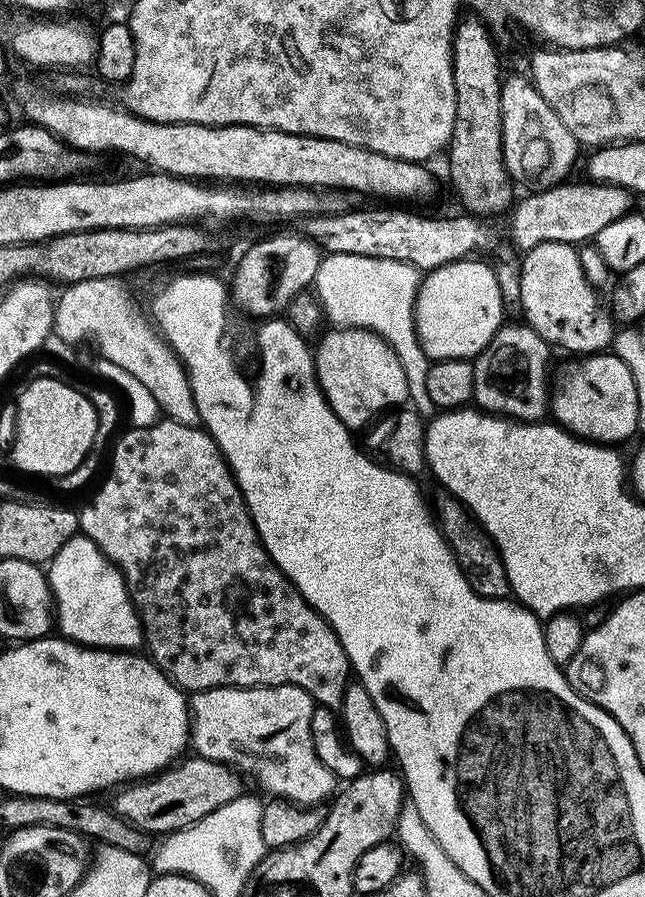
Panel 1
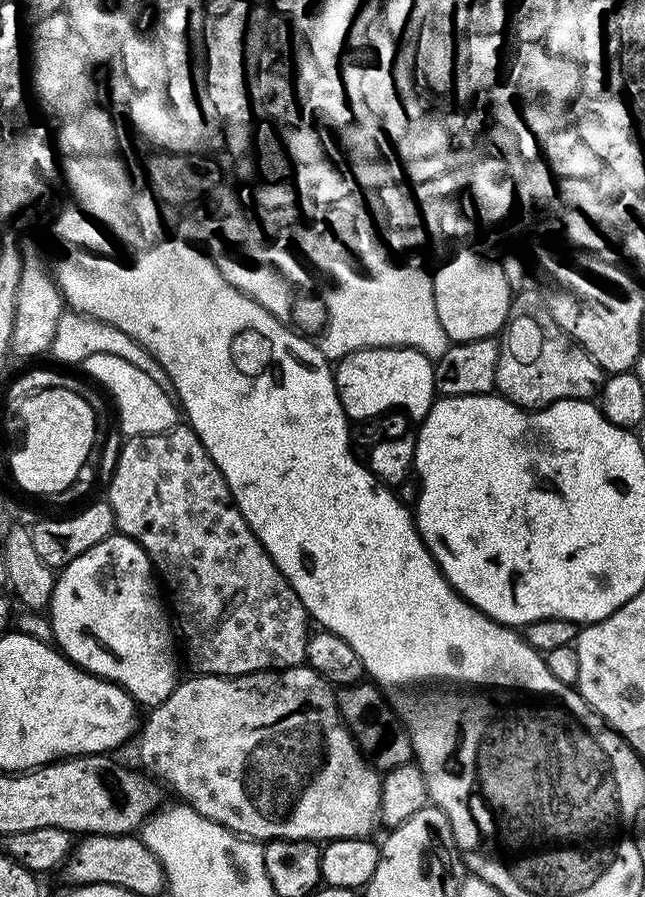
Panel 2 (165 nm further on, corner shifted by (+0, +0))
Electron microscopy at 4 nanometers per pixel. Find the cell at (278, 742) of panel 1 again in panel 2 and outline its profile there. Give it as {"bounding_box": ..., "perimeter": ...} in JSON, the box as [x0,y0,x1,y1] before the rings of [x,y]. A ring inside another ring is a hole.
{"bounding_box":[138,666,382,842],"perimeter":[[[301,666],[286,668],[283,671],[256,672],[252,676],[227,677],[192,674],[189,677],[189,680],[181,679],[177,683],[176,689],[170,694],[170,698],[166,698],[166,702],[162,702],[158,707],[147,713],[148,721],[145,724],[143,721],[138,732],[143,767],[149,773],[159,777],[165,785],[168,783],[181,796],[179,799],[185,805],[192,807],[198,814],[226,826],[236,835],[257,842],[270,840],[327,842],[341,840],[342,838],[354,838],[355,836],[368,838],[373,835],[372,831],[375,830],[376,823],[379,825],[382,820],[380,814],[381,773],[369,761],[365,760],[363,753],[356,747],[356,740],[347,726],[344,725],[344,721],[340,719],[340,711],[336,708],[336,693],[333,685],[324,680],[315,669],[309,666]]]}

